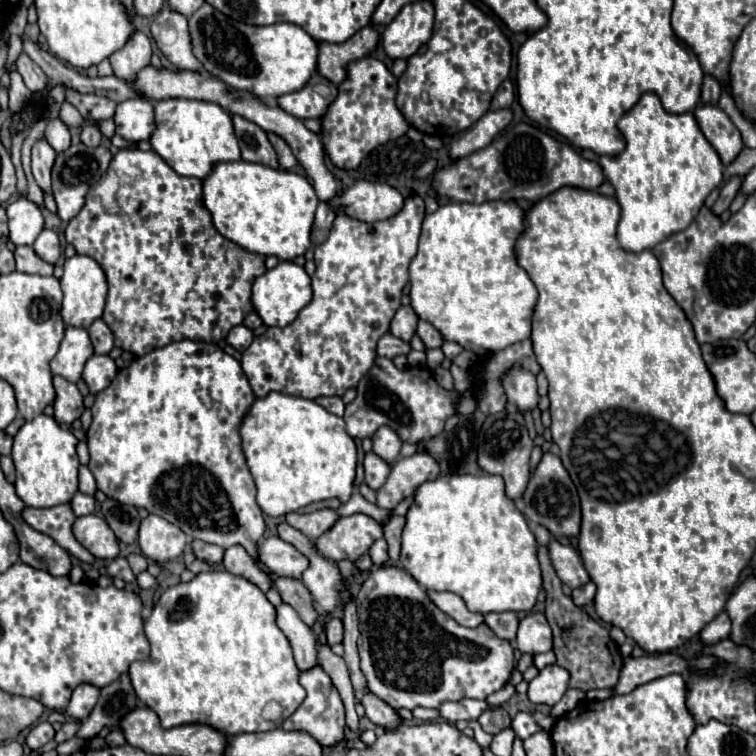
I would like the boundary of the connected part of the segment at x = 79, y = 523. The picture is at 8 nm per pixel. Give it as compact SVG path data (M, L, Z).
M96 514L80 516L74 524L76 540L96 558L100 560L114 560L118 556L118 538L108 526L104 518L98 518Z

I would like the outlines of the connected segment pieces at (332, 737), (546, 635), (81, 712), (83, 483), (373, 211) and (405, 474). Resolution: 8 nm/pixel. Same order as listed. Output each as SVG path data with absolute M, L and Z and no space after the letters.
M316 666L316 668L308 670L308 672L300 674L300 684L306 690L306 698L298 706L298 710L282 722L282 728L284 730L306 730L322 746L332 746L338 740L342 740L344 738L344 726L346 726L346 722L344 722L344 706L342 706L342 700L338 696L338 690L334 688L328 674L320 666Z
M530 612L524 620L520 620L516 646L520 652L532 652L532 654L552 650L552 628L548 626L544 614Z
M88 684L78 686L72 694L72 700L70 700L68 708L66 708L66 714L70 718L76 718L76 720L84 722L88 718L88 714L92 712L92 708L96 706L98 696L100 696L100 690L96 686L88 686Z
M82 466L80 468L78 478L80 478L80 492L84 492L88 496L94 496L96 494L96 480L94 480L92 472L88 470L88 466Z
M358 180L352 188L346 188L338 198L330 200L330 206L356 220L376 222L396 216L404 206L404 196L390 184Z
M418 452L414 456L400 458L398 462L392 464L390 478L378 490L376 506L392 510L398 502L412 496L420 484L434 480L438 476L440 476L440 468L430 454Z

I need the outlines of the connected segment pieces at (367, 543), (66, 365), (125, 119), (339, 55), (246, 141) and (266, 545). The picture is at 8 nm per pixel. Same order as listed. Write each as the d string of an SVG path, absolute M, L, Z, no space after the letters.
M354 514L338 518L336 526L316 540L316 548L326 558L356 562L368 554L370 546L382 536L384 532L378 522L374 522L370 516Z
M66 326L66 334L60 344L60 350L50 362L52 374L64 376L70 382L78 382L82 376L84 364L92 354L94 354L94 348L88 332L84 328Z
M128 100L120 102L114 114L116 134L124 140L140 142L148 140L156 130L154 122L154 104L148 100Z
M372 26L362 28L350 40L342 44L320 44L320 58L318 58L318 72L324 74L330 82L342 84L346 80L346 68L354 60L362 60L376 50L378 32Z
M238 114L232 116L232 122L234 122L236 136L238 136L242 160L260 162L264 166L278 168L278 158L276 158L276 152L268 140L266 132L258 124L254 124Z
M278 536L262 538L262 542L258 542L258 560L274 576L300 578L304 566L308 566L308 558L304 558L292 544L280 540Z

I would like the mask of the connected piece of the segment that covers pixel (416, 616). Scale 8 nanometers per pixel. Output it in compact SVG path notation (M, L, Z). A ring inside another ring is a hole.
M392 566L372 568L360 588L358 602L358 614L362 618L358 646L360 668L368 678L368 688L392 708L438 708L440 702L462 698L486 700L492 692L500 690L510 680L514 670L512 644L496 638L496 634L486 624L480 624L478 628L466 628L448 618L440 608L434 606L422 586L406 570Z

